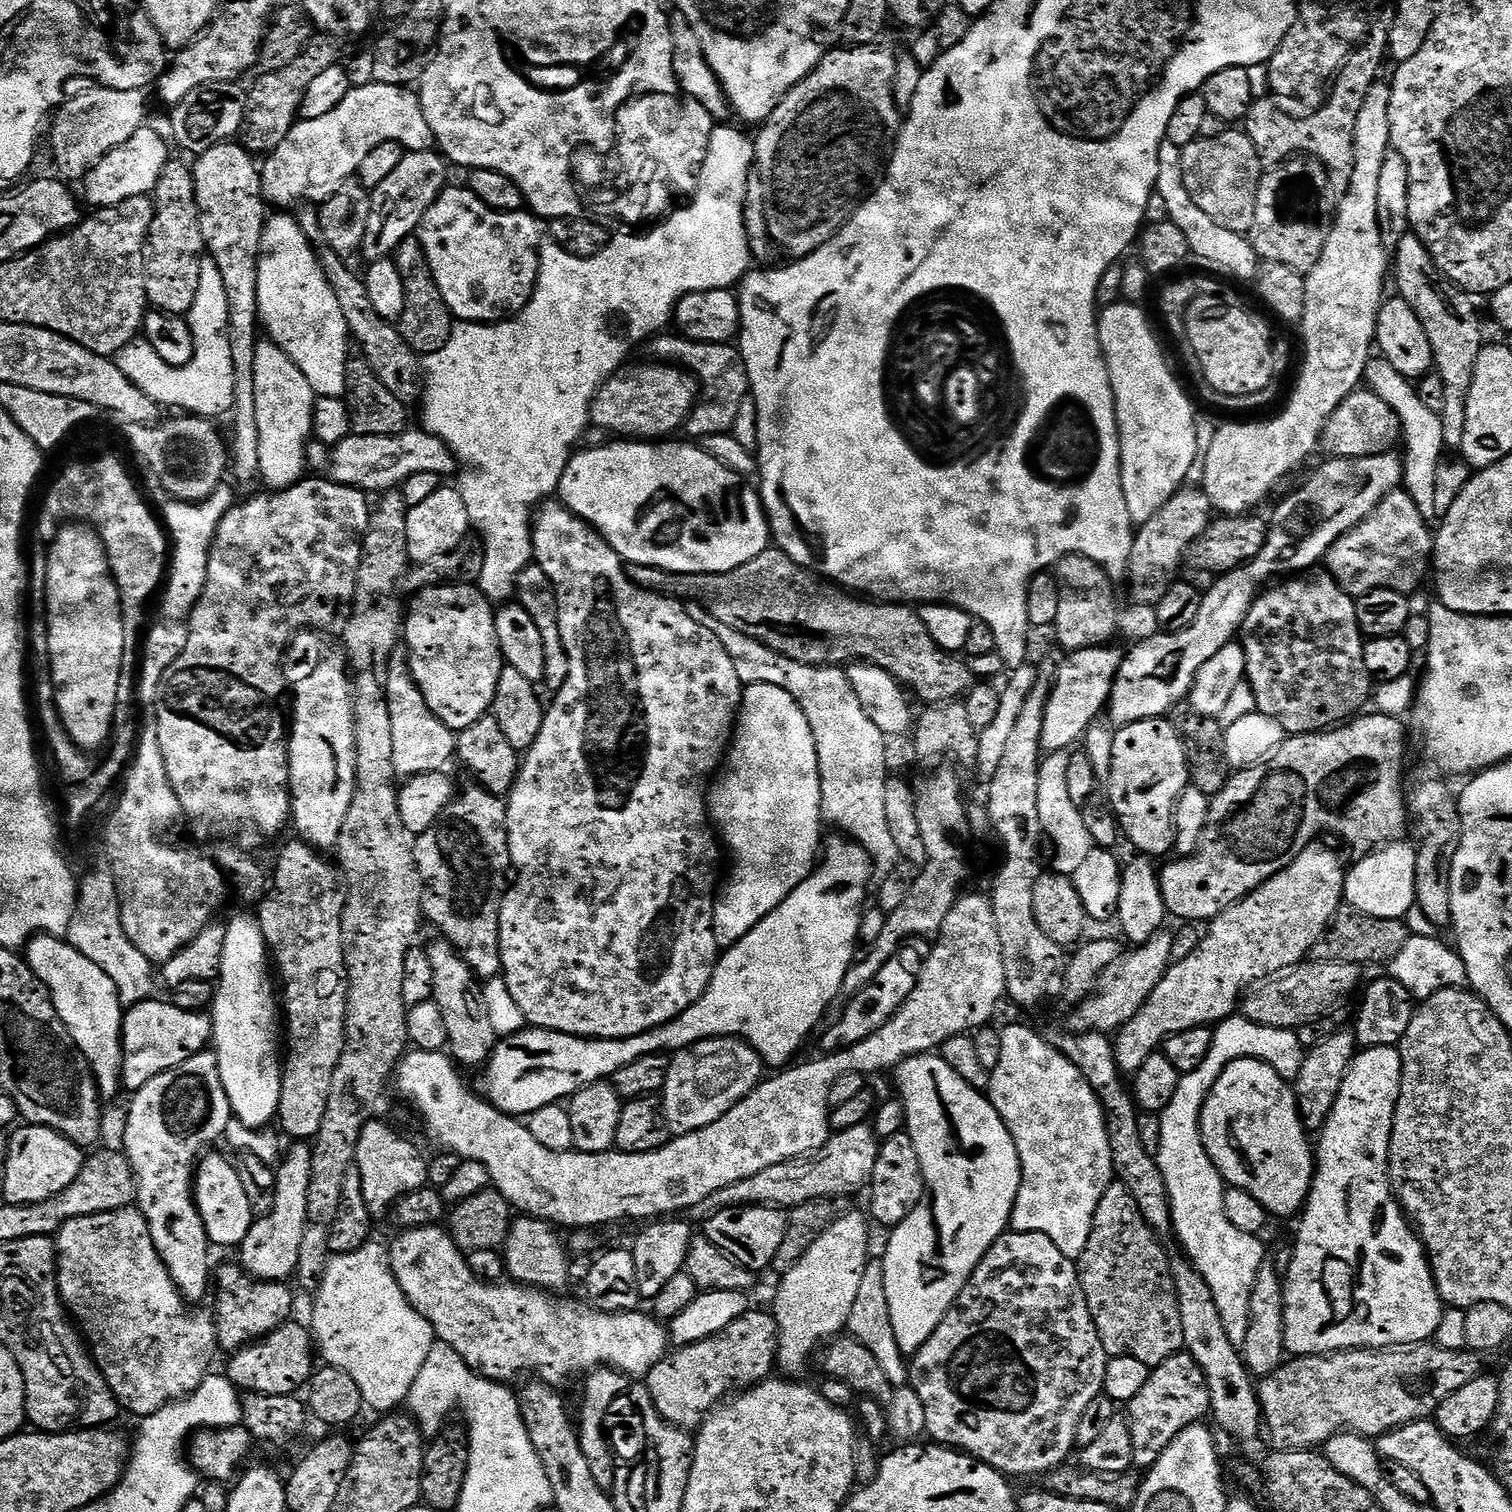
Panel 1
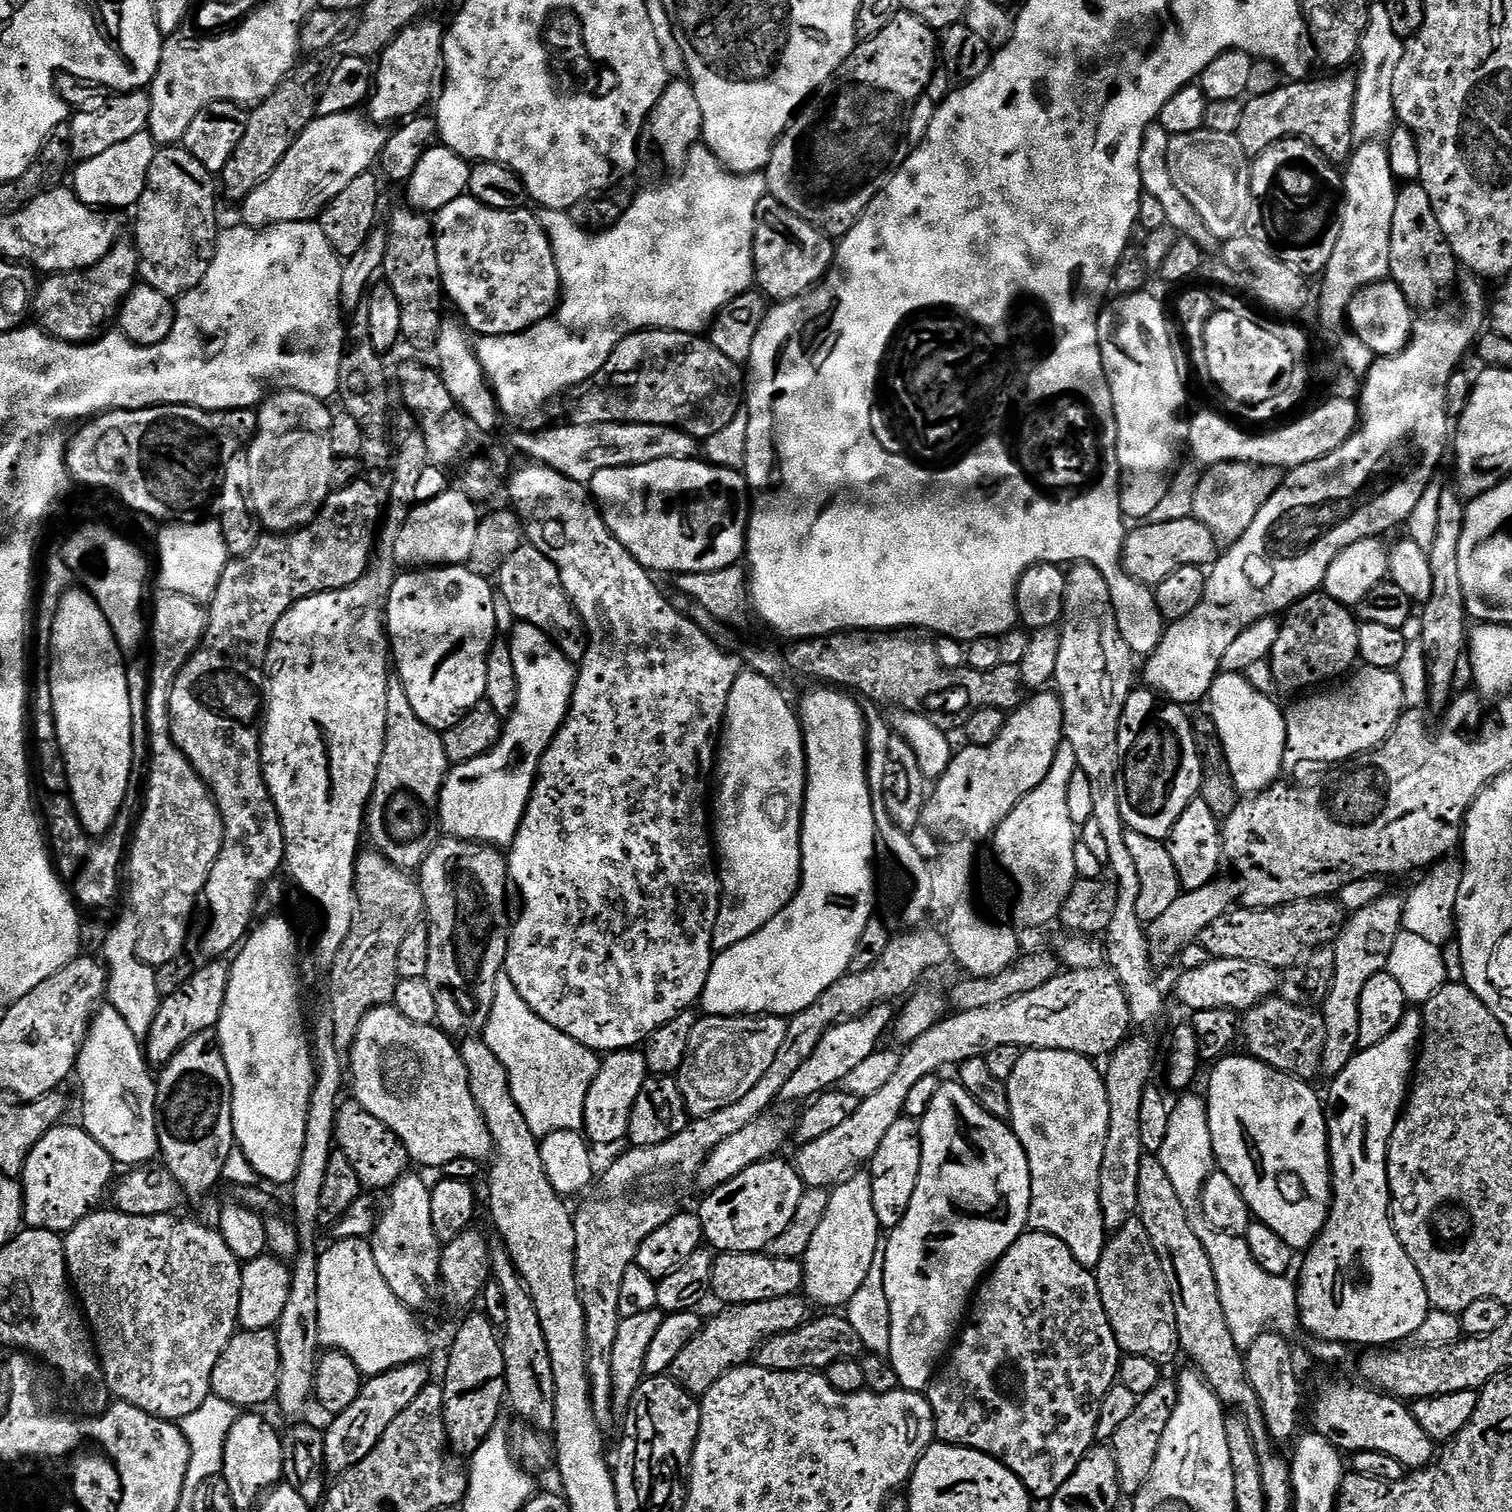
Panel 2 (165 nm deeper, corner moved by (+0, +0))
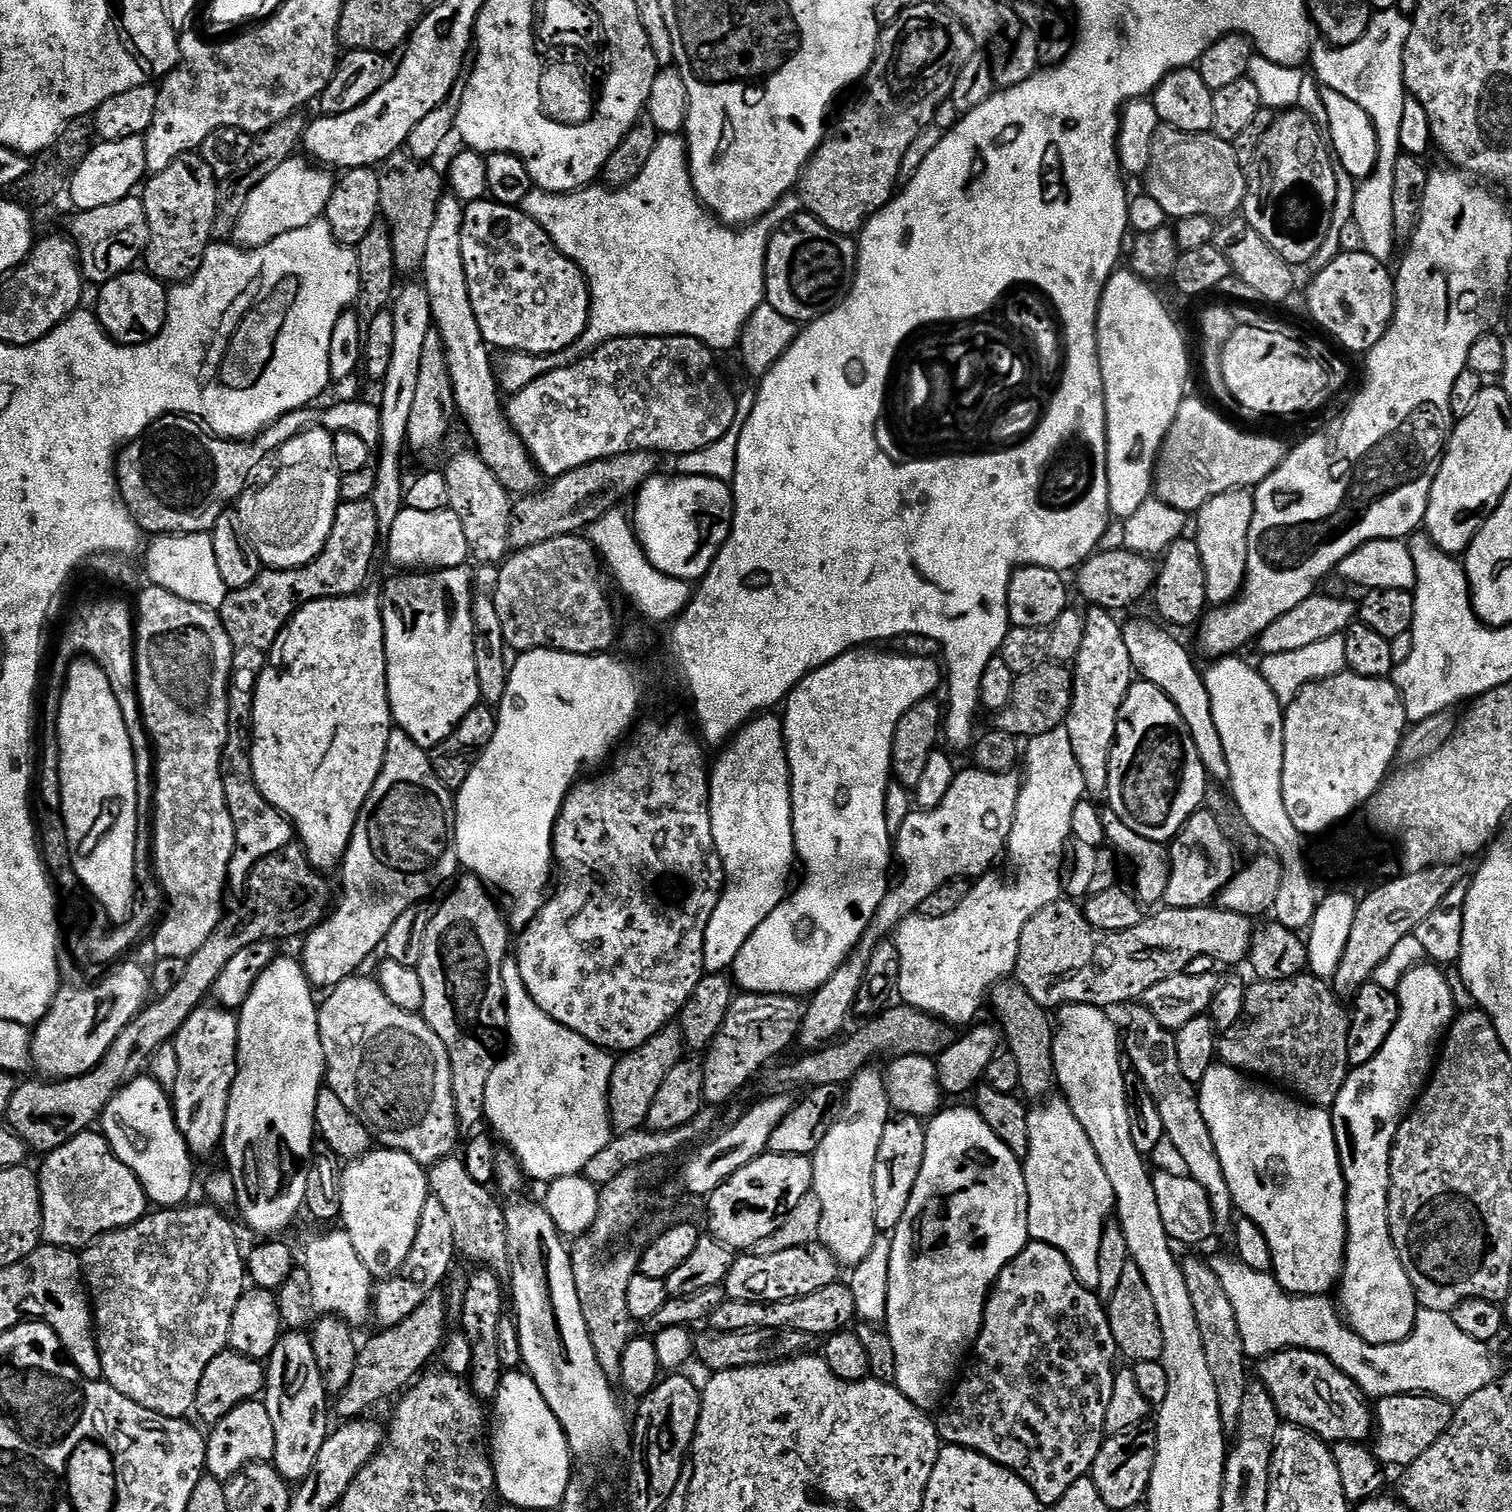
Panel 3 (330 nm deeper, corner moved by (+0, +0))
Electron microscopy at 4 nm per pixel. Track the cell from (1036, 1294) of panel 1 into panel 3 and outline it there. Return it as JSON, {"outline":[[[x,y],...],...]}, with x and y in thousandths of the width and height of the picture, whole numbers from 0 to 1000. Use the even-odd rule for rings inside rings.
{"outline":[[[681,821],[664,838],[663,843],[659,846],[659,850],[657,851],[656,855],[654,856],[652,861],[649,880],[644,890],[644,896],[642,899],[640,903],[640,905],[641,904],[640,908],[639,908],[639,905],[637,909],[634,911],[628,925],[624,929],[623,933],[621,935],[622,937],[622,939],[620,938],[620,946],[622,953],[627,956],[641,958],[657,967],[660,967],[663,971],[667,971],[671,975],[673,975],[673,978],[676,978],[679,980],[679,983],[681,983],[681,985],[684,985],[688,995],[692,996],[700,993],[700,991],[702,991],[702,988],[705,988],[705,985],[708,985],[708,983],[710,983],[710,980],[718,978],[722,974],[724,964],[726,964],[726,959],[730,956],[731,952],[730,948],[731,933],[733,932],[734,925],[737,922],[737,911],[739,907],[738,902],[739,895],[731,863],[723,853],[716,851],[716,848],[713,848],[708,835],[705,832],[705,829],[702,829],[702,827],[694,823]]]}

